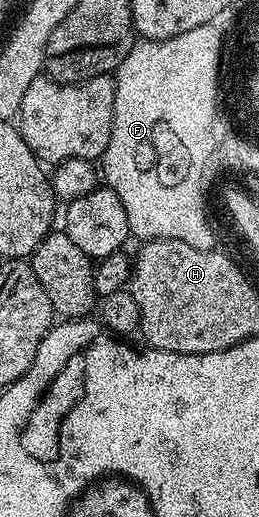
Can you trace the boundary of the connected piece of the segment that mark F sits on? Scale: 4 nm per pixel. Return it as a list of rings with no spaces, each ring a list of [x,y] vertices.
[[[214,29],[194,30],[186,36],[134,41],[131,52],[115,71],[115,108],[111,140],[99,159],[99,170],[108,189],[123,200],[127,224],[134,239],[183,240],[191,248],[214,249],[213,226],[202,203],[203,182],[209,160],[203,156],[203,80],[213,80],[219,37]]]

